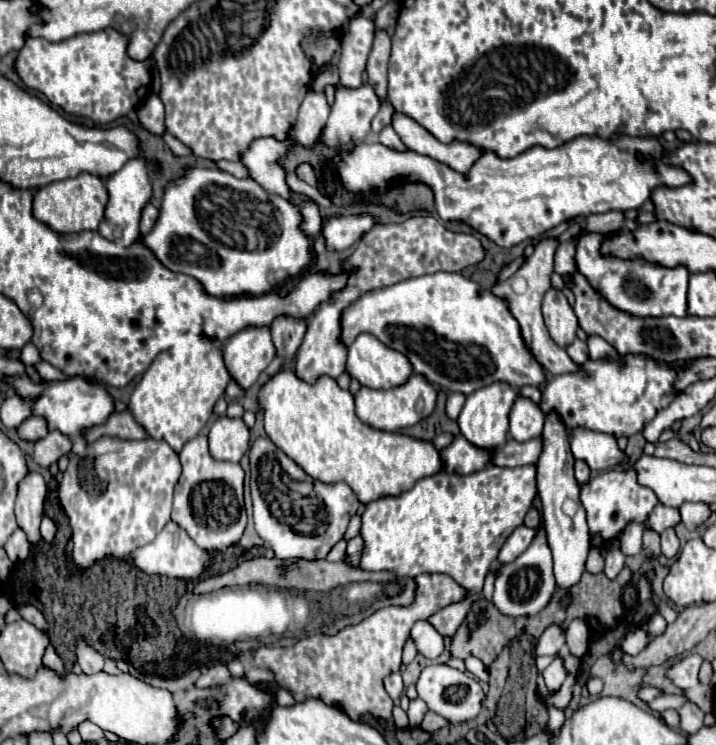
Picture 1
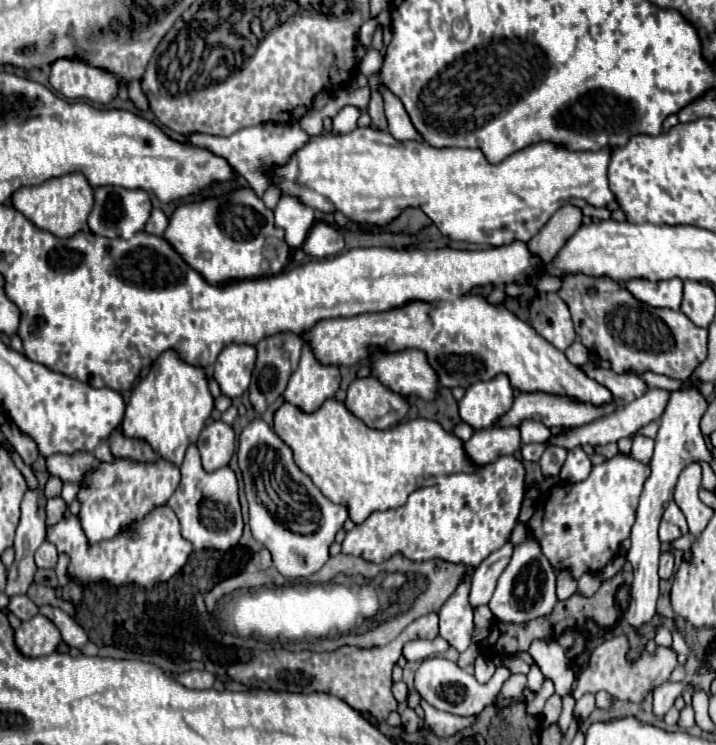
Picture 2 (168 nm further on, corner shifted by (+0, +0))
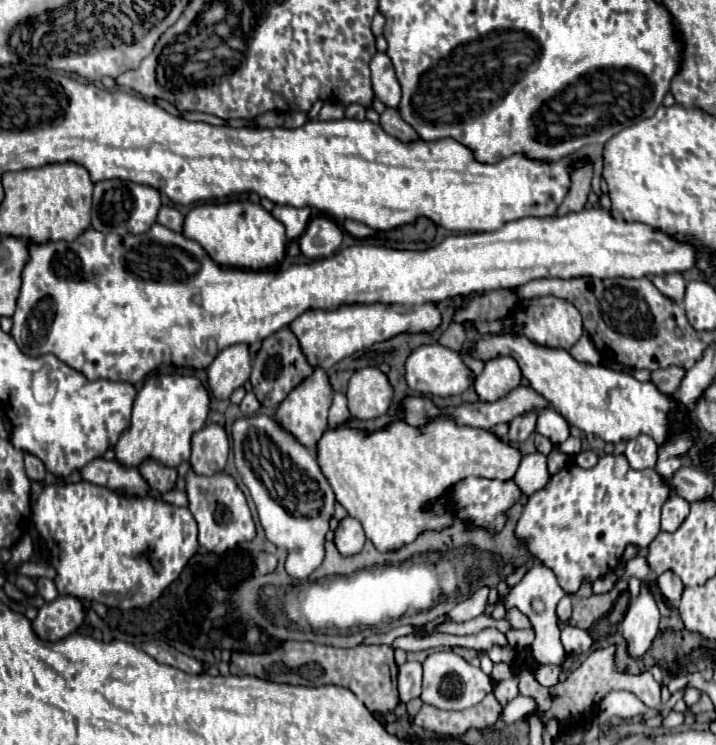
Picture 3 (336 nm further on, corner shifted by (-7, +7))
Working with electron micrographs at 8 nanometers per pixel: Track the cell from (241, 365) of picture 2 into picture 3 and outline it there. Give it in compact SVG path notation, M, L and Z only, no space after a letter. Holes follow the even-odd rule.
M239 343L223 349L215 361L207 367L207 385L217 399L229 399L231 391L243 387L249 381L253 365L253 353L249 345Z

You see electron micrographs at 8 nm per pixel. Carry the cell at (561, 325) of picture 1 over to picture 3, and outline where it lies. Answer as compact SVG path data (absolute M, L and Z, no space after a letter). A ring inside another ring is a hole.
M547 295L547 297L533 297L529 301L521 301L513 313L515 323L523 325L525 337L529 337L537 345L545 347L561 347L561 349L571 349L573 343L581 337L583 325L581 325L581 315L579 311L565 299Z

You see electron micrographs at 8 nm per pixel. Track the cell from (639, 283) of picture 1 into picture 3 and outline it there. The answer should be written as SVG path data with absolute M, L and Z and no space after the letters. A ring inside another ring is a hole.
M669 273L663 277L651 277L653 285L669 299L683 303L683 295L685 295L685 279L681 273Z

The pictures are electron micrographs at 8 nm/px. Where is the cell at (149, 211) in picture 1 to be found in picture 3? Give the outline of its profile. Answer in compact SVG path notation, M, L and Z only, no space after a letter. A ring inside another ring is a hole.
M161 207L159 215L157 215L157 223L179 233L181 225L183 225L183 215L177 209L173 209L173 207Z

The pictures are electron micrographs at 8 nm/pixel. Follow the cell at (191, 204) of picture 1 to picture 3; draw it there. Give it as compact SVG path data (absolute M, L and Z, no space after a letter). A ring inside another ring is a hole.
M229 201L197 205L185 215L183 235L197 241L213 261L221 267L237 267L262 271L276 267L285 257L285 225L279 223L269 211L251 201Z

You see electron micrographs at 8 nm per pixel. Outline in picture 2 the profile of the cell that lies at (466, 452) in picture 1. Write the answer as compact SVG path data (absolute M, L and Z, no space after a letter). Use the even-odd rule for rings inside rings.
M514 426L476 430L464 448L474 464L486 466L500 456L514 454L520 448L520 430Z

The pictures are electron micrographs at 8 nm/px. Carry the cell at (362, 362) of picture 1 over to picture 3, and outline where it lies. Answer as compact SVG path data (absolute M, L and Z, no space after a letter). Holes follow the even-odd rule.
M439 343L421 345L409 353L409 357L405 361L405 381L411 391L421 393L421 395L437 395L437 397L459 395L473 383L471 373L465 367L461 355Z

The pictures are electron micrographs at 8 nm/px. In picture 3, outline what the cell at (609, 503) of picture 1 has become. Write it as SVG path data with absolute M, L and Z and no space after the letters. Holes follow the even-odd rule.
M603 455L593 469L567 465L549 483L529 497L517 521L515 537L523 539L529 553L553 569L567 593L577 593L583 579L595 581L611 573L629 543L649 547L661 533L661 507L671 489L655 469L633 469L625 455Z

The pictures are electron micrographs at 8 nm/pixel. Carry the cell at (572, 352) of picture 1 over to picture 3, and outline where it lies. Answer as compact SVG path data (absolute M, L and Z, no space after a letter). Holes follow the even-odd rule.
M587 333L569 349L569 353L571 353L577 361L583 361L583 363L591 363L591 365L599 365L599 363L601 363L601 355L599 355L599 351L595 349L595 345L591 343L591 339L589 339Z

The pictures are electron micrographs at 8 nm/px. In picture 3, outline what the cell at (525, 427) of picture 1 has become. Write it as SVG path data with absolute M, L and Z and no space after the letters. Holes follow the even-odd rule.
M543 409L537 417L537 429L535 431L539 435L547 437L551 443L563 443L569 437L569 423L555 409Z

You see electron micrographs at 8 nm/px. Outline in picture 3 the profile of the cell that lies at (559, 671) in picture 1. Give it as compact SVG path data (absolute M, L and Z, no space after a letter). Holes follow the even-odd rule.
M519 695L519 697L515 697L511 703L505 705L503 713L505 713L505 721L507 721L507 723L525 719L525 717L537 713L537 701L533 701L531 697L521 697L521 695Z

